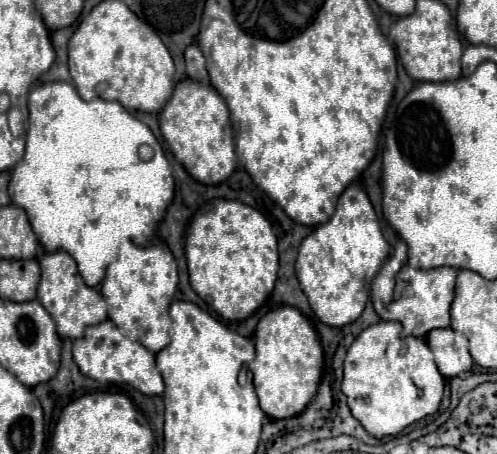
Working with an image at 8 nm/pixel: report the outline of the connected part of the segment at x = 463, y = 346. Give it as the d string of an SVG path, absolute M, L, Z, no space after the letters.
M436 328L428 332L426 342L444 378L454 378L472 370L474 360L470 356L468 338L464 338L464 334L454 332L452 328Z

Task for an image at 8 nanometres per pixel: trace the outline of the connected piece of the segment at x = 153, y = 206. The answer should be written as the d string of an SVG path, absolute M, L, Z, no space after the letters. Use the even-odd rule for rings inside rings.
M46 82L32 88L28 98L30 120L26 132L26 154L24 158L12 168L12 180L8 184L10 198L16 206L24 208L32 230L36 232L40 244L52 250L66 250L78 264L78 270L88 286L96 286L106 274L110 262L114 261L116 248L116 218L122 218L124 204L120 200L132 200L134 212L134 226L142 220L142 228L134 228L134 242L146 244L154 234L156 226L162 220L166 206L172 202L174 196L174 178L164 152L152 134L152 130L136 120L126 108L118 102L106 100L82 100L76 88L68 82ZM148 144L154 148L154 156L144 162L138 156L138 146Z

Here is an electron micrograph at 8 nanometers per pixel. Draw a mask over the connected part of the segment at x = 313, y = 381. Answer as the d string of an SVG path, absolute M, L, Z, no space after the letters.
M280 306L260 318L254 344L256 358L252 362L252 372L262 410L274 420L300 414L314 398L323 376L324 354L315 328L298 308Z

